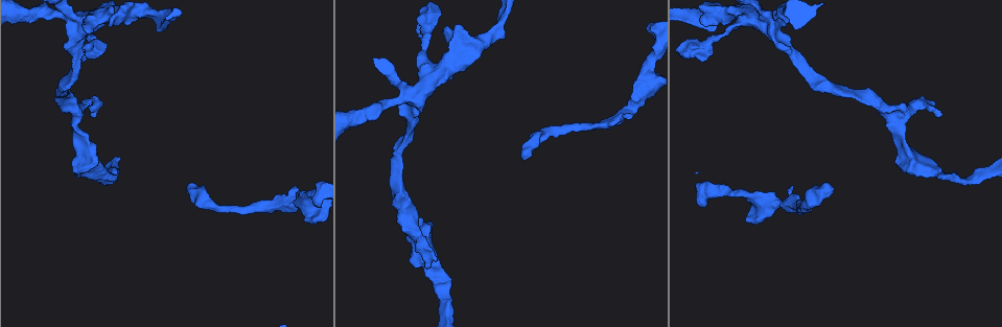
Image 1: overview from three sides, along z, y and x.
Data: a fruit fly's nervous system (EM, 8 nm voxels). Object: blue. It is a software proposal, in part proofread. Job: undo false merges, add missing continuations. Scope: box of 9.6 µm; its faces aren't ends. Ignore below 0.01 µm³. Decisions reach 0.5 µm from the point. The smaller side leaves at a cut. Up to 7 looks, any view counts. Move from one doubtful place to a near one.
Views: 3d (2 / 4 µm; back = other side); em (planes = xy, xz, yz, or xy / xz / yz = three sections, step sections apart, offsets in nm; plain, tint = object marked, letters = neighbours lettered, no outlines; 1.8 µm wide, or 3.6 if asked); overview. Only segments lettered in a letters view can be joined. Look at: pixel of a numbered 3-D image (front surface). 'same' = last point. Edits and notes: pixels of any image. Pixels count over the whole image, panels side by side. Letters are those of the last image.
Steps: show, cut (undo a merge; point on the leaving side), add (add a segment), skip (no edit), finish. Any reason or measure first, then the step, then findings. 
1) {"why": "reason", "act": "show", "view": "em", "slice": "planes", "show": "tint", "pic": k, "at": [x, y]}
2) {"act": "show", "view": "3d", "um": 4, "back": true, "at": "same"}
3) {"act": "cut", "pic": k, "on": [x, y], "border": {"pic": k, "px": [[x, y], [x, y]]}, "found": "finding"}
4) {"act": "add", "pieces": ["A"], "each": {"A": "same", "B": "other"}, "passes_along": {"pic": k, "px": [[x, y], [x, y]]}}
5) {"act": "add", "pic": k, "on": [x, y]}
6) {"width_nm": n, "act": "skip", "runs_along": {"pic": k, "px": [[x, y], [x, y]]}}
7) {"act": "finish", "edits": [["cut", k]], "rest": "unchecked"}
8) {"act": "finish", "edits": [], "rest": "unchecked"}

{"why": "free end", "act": "show", "view": "3d", "um": 4, "pic": 1, "at": [296, 189]}

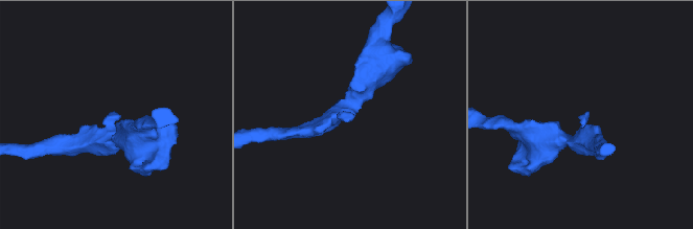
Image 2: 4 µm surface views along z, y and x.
{"arm_widths_nm": [240, 260], "why": "shape alone is not enough", "act": "show", "view": "em", "slice": "planes", "show": "letters", "pic": 2, "at": [118, 115]}

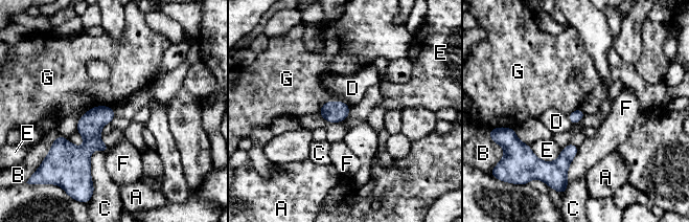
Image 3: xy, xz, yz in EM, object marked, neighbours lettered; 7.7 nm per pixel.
{"act": "skip", "each": {"A": "other", "B": "other", "C": "other", "D": "other", "E": "other", "F": "other", "G": "other"}, "runs_along": {"pic": 3, "px": [[111, 112], [82, 151], [58, 146]]}, "found": "no lettered segment goes on from it"}

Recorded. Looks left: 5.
{"why": "branch stops here", "act": "show", "view": "em", "slice": "xy", "step": 4, "show": "letters", "pic": 1, "at": [186, 188]}

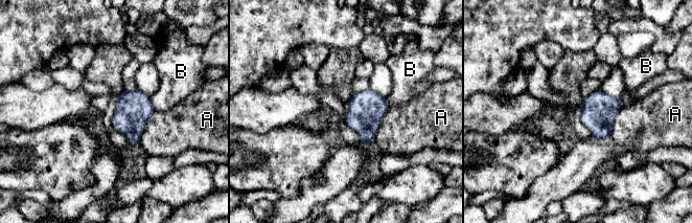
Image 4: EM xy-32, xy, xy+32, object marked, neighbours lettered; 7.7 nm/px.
{"act": "show", "view": "em", "slice": "planes", "show": "letters", "at": "same"}

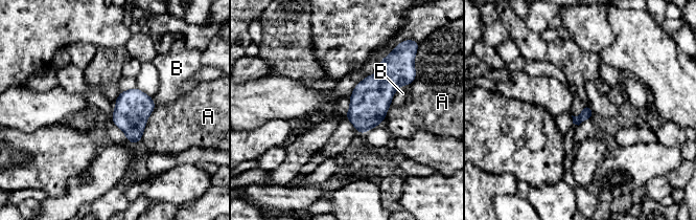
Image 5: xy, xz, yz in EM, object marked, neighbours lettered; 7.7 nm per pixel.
{"act": "skip", "each": {"A": "other", "B": "other"}, "border": {"pic": 5, "px": [[156, 107], [146, 119], [140, 140]]}, "found": "no lettered segment goes on from it"}

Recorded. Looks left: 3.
{"why": "four arms meet", "act": "show", "view": "em", "slice": "yz", "step": 16, "show": "tint", "pic": 1, "at": [890, 117]}

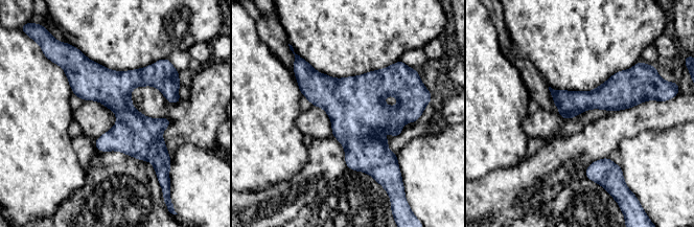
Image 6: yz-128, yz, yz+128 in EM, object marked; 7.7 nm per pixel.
{"why": "cut it another way", "act": "show", "view": "em", "slice": "planes", "show": "tint", "at": "same"}

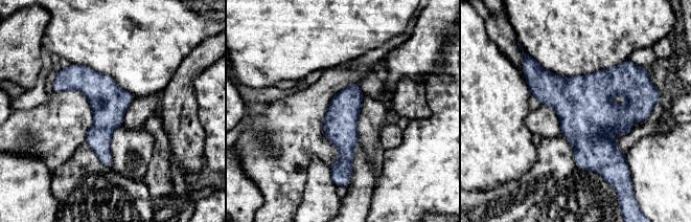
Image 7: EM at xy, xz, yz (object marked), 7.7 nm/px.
{"act": "show", "view": "em", "slice": "planes", "show": "letters", "at": "same"}

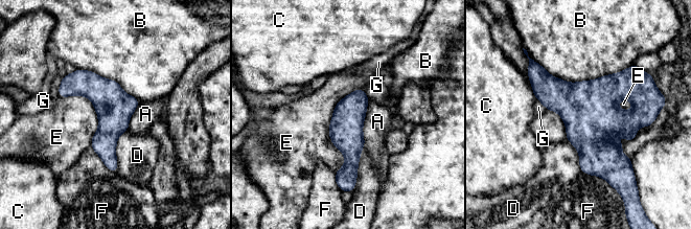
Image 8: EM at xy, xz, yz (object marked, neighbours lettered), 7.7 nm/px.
{"act": "skip", "each": {"A": "other", "B": "other", "C": "other", "D": "other", "E": "other", "F": "other", "G": "other"}, "found": "continuous, no second cell"}

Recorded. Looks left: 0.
{"act": "finish", "edits": [], "rest": "unchecked"}

